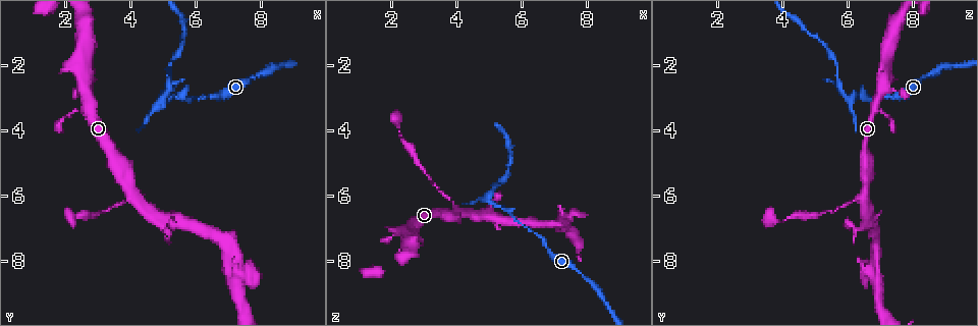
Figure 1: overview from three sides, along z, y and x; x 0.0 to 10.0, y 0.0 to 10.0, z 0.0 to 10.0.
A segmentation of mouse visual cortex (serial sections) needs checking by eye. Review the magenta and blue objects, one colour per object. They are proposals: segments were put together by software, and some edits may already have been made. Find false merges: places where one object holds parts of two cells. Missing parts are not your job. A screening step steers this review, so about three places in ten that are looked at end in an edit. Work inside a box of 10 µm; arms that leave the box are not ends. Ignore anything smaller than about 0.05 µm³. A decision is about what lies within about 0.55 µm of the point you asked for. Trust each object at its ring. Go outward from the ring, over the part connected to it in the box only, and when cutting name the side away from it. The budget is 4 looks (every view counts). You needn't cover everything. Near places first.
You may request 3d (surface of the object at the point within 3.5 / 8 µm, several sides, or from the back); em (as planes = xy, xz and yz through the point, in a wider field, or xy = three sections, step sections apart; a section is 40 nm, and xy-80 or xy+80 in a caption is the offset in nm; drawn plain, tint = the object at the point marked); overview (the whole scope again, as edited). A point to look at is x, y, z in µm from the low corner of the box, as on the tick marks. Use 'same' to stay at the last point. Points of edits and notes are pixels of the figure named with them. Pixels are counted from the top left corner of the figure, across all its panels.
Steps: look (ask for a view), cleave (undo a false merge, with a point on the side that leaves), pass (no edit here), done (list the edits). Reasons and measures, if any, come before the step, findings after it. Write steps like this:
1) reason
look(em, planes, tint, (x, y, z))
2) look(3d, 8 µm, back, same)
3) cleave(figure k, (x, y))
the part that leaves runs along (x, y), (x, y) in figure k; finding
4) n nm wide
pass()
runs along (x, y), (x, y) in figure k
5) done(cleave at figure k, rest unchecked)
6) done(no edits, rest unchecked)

sharp bend
look(3d, 3.5 µm, back, (5.05, 3.05, 6.15))

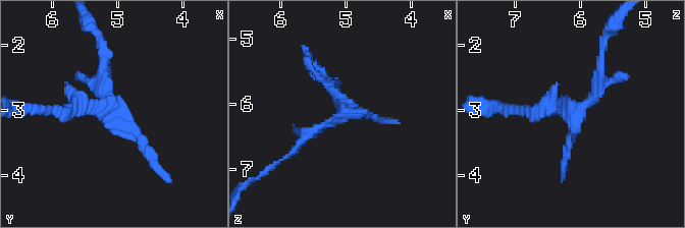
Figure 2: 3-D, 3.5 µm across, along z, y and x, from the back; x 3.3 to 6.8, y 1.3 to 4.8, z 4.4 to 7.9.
need the tissue
look(em, xy, step 1, tint, (5.05, 3.00, 6.10))

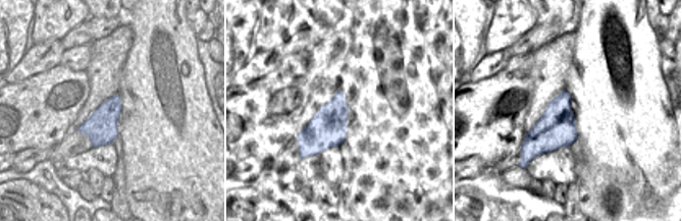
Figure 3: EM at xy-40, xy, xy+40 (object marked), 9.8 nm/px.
cleave(figure 2, (105, 80))
two cells meet here

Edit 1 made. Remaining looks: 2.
branch point
look(3d, 8 µm, (4.05, 5.95, 6.50))

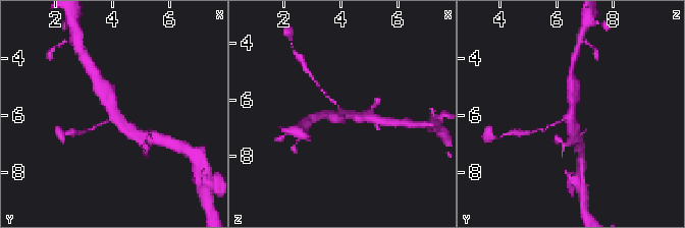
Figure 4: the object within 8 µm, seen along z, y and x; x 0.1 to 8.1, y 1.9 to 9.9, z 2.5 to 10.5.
closer look
look(3d, 3.5 µm, same)

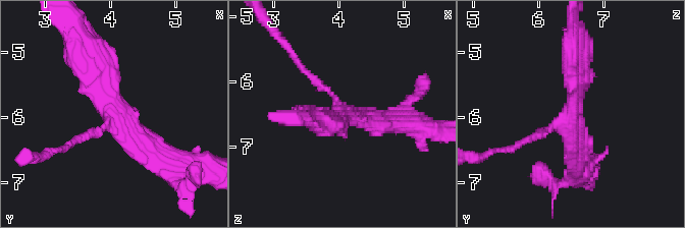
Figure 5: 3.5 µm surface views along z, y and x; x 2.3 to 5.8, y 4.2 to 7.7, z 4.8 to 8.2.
arms of 150, 300, 350 nm
pass()
runs along (89, 50), (111, 109), (164, 162) in figure 5; continuous, no second cell

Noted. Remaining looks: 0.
done(cleave at figure 2, rest unchecked)

